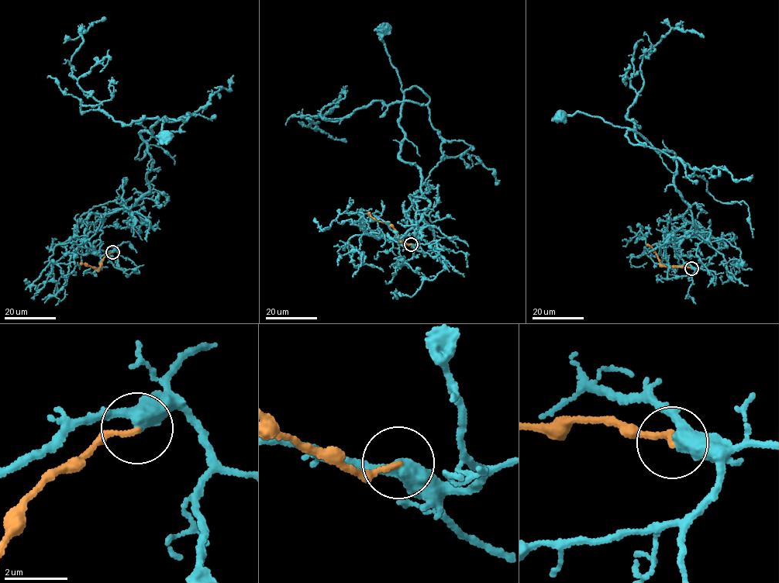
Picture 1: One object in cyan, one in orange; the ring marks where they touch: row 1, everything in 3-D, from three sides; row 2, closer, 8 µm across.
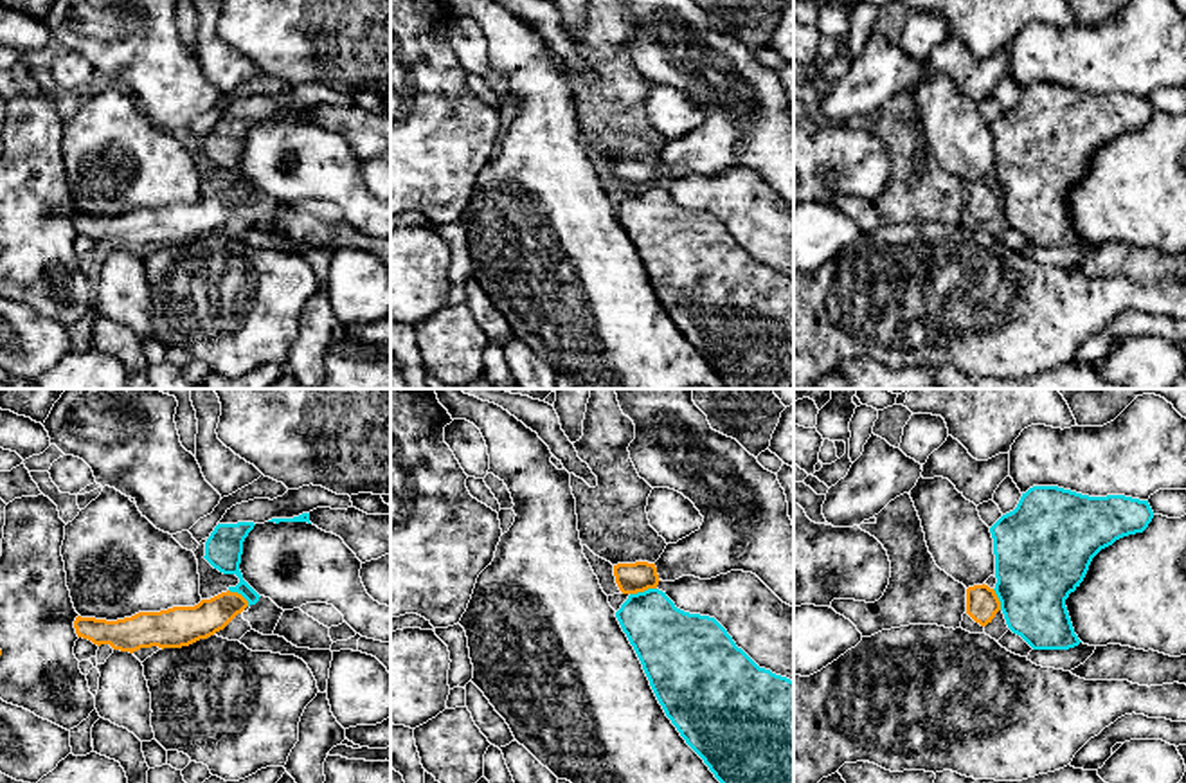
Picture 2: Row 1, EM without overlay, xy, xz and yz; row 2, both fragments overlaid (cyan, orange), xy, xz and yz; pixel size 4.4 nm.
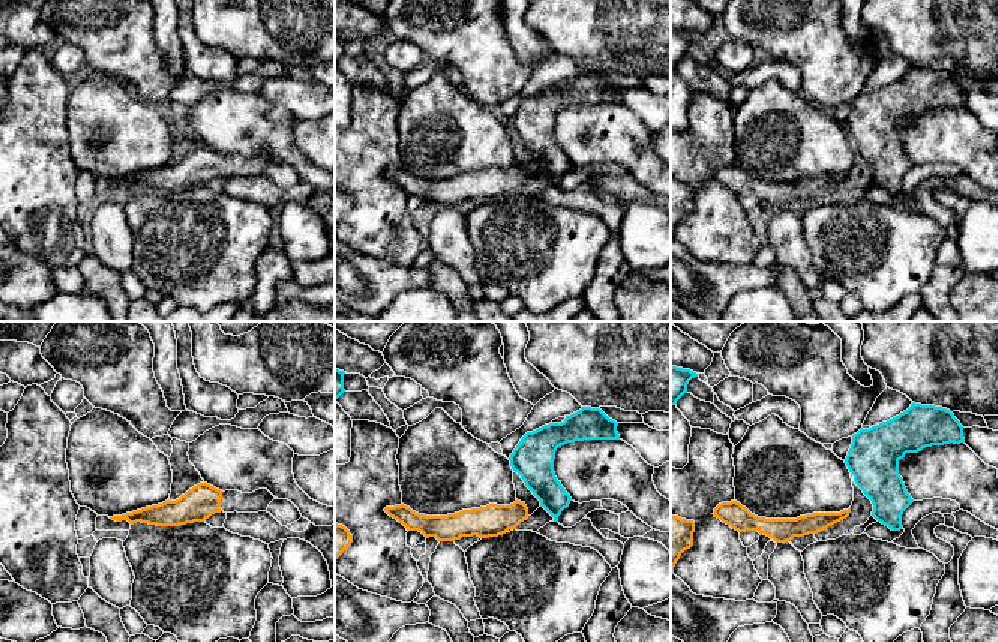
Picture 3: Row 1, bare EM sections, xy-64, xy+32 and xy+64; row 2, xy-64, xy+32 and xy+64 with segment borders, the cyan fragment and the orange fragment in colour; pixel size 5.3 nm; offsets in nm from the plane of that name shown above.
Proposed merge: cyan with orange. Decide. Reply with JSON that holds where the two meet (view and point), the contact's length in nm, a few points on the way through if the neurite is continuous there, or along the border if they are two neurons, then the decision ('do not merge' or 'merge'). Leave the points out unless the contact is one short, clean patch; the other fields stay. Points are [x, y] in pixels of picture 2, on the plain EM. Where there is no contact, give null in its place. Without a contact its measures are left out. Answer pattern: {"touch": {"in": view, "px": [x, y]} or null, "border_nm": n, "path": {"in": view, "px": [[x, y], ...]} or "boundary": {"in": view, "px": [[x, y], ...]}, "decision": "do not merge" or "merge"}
{"touch": {"in": "xz", "px": [645, 188]}, "border_nm": 120, "boundary": {"in": "xz", "px": [[655, 184], [630, 191]]}, "decision": "do not merge"}

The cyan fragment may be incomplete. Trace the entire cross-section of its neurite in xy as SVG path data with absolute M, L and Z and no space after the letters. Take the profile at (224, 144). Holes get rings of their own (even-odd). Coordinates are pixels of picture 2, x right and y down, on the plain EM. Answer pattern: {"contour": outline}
{"contour": "M254 119L218 121L205 139L205 157L223 171L236 171L239 180L229 184L230 189L241 191L248 203L259 198L259 191L243 176L239 167L243 139L254 126Z"}

